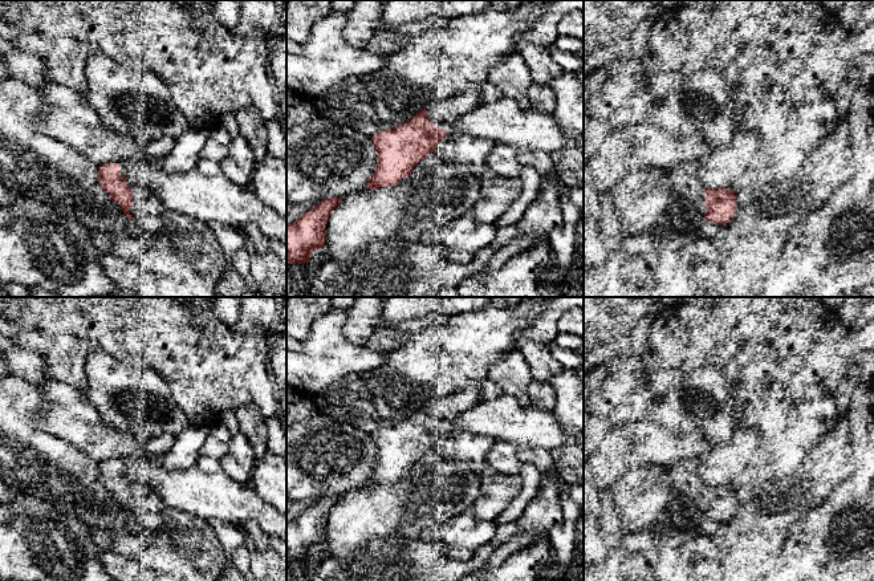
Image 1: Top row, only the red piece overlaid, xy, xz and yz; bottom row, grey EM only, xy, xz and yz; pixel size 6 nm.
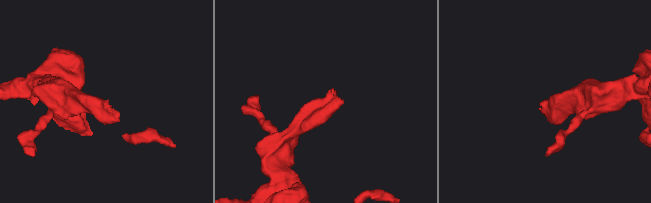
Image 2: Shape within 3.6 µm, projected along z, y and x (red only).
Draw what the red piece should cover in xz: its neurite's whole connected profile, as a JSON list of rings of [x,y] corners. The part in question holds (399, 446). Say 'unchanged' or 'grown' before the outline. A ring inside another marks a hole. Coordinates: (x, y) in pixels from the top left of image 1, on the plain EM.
grown | [[[466,386],[447,397],[436,397],[428,410],[420,405],[407,419],[371,432],[378,462],[365,485],[398,482],[447,435],[447,424],[480,402],[480,387]]]

